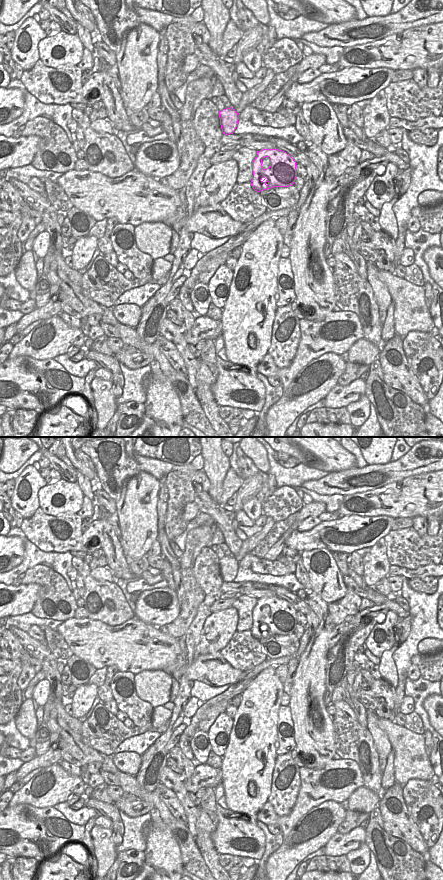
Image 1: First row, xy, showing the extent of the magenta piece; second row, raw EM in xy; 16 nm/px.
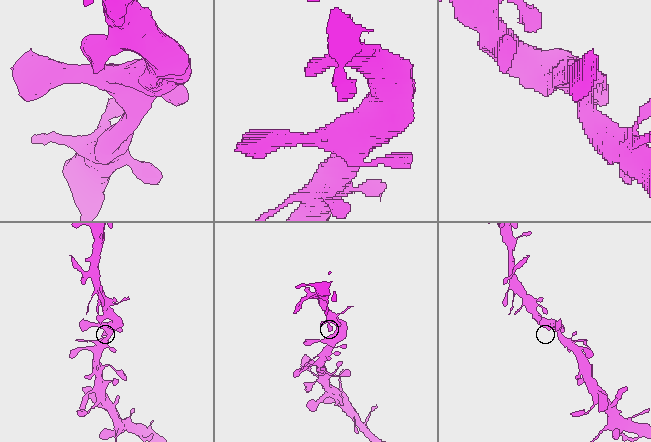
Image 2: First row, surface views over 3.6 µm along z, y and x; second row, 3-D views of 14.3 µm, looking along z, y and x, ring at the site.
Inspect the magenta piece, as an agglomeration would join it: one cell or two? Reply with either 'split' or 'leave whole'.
leave whole

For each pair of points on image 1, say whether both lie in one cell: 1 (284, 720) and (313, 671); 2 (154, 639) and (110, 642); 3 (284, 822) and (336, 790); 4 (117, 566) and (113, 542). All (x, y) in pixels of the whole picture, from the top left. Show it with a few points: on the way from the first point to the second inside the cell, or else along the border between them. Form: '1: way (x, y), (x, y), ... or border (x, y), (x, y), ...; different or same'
1: border (288, 706), (291, 712), (294, 733); different
2: way (143, 642), (121, 642); same
3: way (297, 812), (309, 800), (315, 800), (323, 792); same
4: way (116, 560), (113, 548); same

